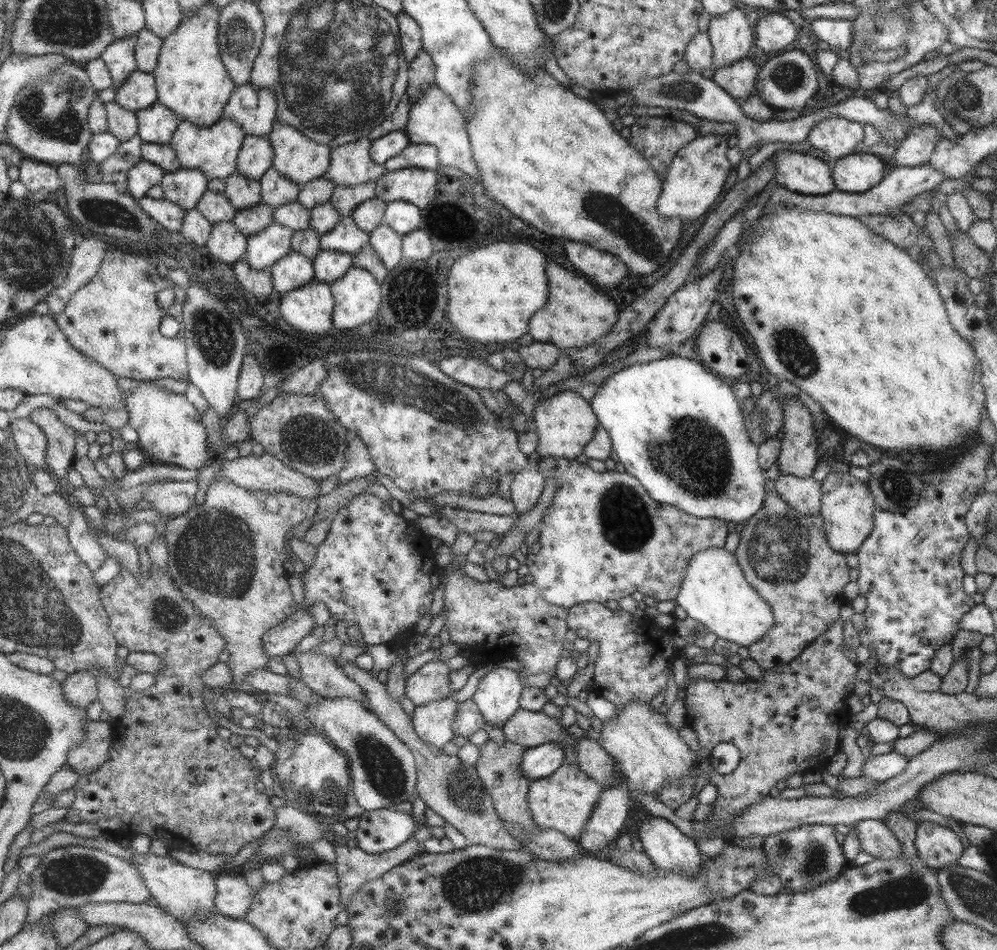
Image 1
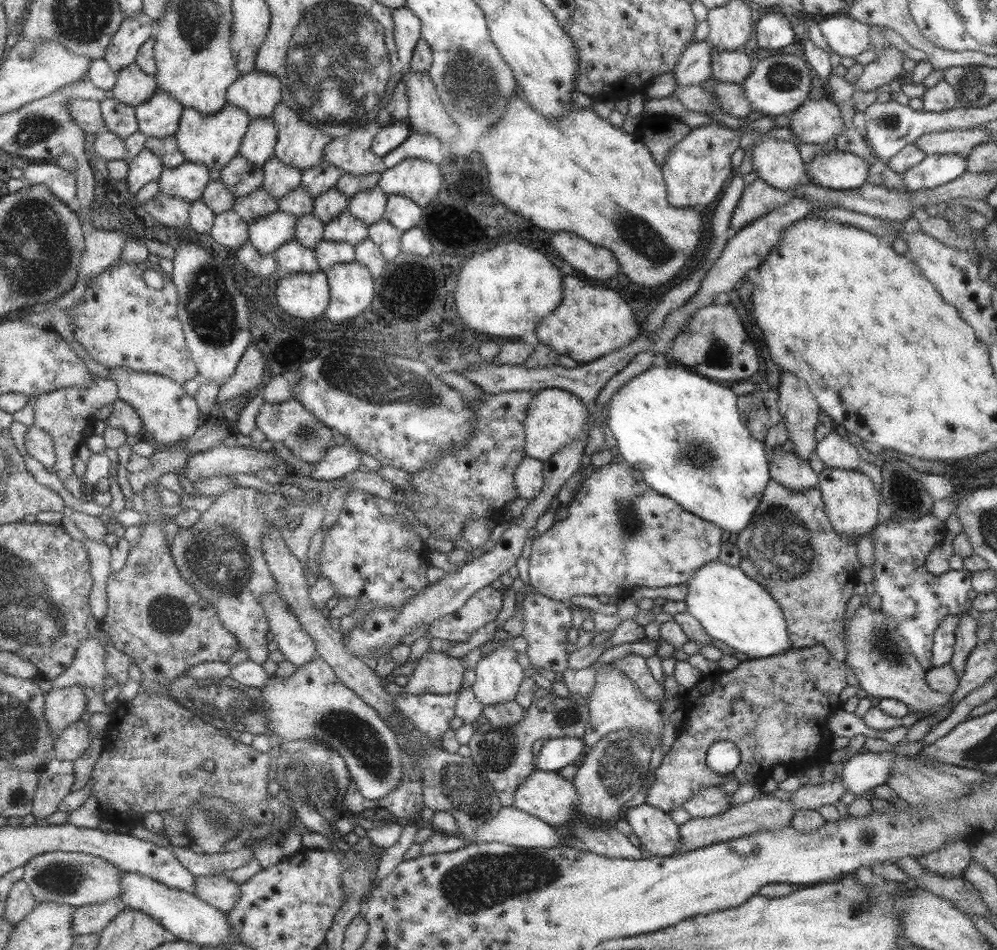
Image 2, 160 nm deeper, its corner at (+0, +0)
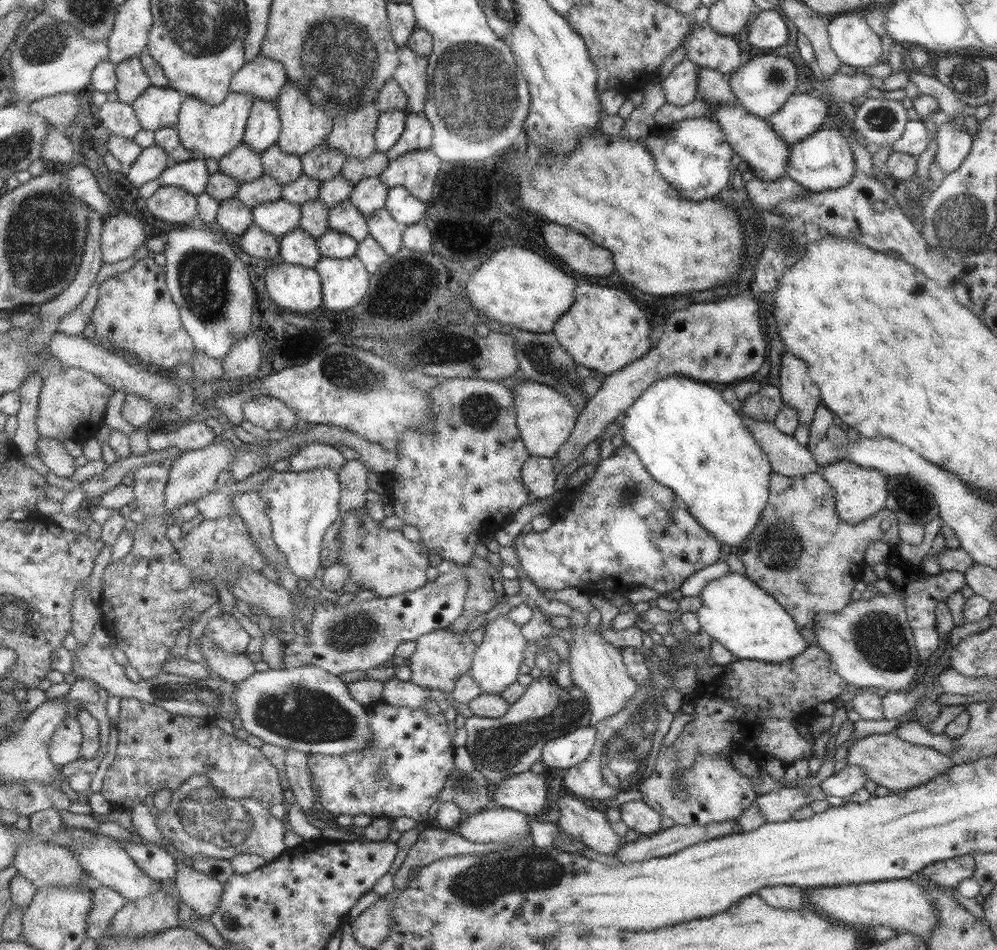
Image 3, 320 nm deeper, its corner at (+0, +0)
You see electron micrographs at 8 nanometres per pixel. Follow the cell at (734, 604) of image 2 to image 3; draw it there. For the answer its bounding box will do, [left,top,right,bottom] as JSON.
[695,572,809,663]

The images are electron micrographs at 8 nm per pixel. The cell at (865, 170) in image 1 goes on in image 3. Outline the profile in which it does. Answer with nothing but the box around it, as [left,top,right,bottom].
[786,123,855,192]

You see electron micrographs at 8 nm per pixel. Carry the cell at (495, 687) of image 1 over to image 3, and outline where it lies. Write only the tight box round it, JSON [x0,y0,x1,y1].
[467,615,525,694]

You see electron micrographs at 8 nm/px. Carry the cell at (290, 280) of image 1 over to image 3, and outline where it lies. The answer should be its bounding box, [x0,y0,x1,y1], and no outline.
[280,226,322,268]

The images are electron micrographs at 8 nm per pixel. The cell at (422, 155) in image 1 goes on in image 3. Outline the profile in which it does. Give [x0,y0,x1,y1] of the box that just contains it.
[387,112,433,160]

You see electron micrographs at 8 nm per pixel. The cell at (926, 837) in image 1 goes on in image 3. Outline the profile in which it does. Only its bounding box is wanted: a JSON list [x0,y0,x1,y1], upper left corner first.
[918,855,974,889]

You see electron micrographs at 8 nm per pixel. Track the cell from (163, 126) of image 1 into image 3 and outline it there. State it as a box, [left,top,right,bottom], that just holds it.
[134,85,185,131]

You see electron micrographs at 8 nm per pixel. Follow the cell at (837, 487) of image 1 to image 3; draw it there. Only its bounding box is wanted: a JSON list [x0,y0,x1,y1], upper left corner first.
[818,460,887,522]

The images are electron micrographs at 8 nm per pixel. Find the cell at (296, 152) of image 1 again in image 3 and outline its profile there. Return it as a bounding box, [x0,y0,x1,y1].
[276,81,334,158]

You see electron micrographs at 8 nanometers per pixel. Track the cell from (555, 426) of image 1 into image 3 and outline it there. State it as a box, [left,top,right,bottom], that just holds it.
[513,381,578,458]

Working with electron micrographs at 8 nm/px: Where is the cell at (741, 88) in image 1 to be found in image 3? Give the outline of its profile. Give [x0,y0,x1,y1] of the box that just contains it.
[682,21,739,75]

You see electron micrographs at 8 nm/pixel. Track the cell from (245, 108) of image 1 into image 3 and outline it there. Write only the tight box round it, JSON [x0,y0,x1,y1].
[231,54,290,101]

